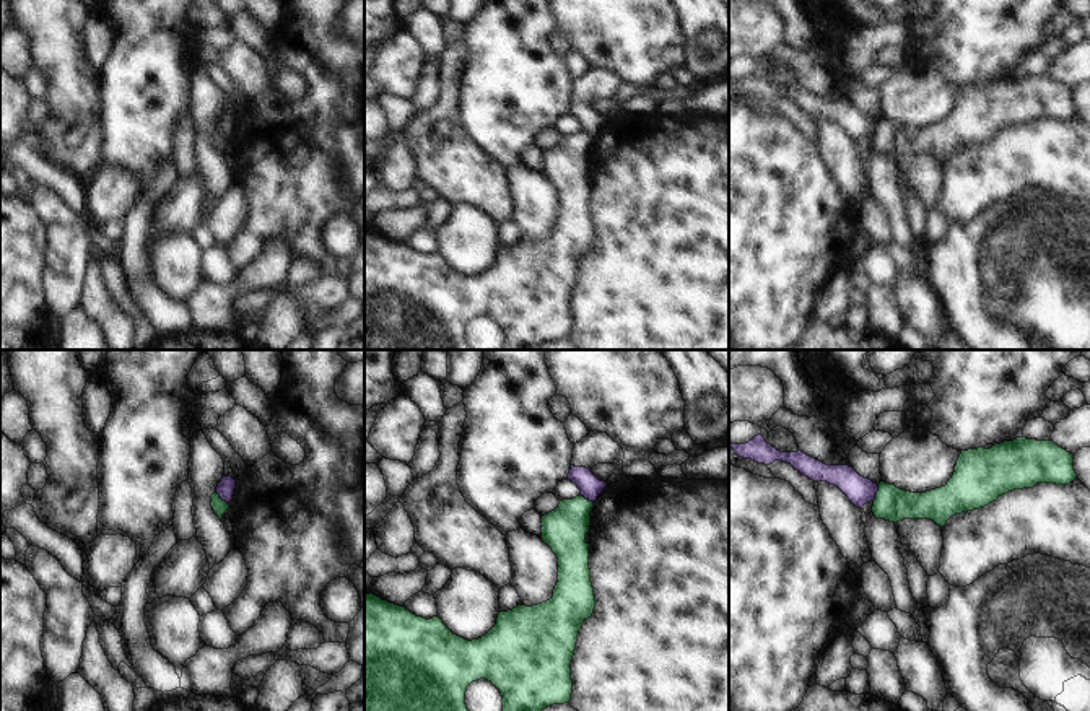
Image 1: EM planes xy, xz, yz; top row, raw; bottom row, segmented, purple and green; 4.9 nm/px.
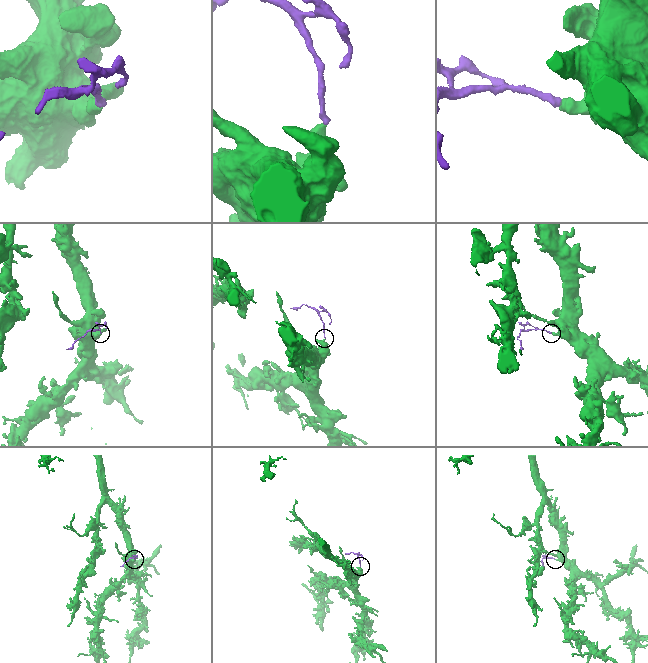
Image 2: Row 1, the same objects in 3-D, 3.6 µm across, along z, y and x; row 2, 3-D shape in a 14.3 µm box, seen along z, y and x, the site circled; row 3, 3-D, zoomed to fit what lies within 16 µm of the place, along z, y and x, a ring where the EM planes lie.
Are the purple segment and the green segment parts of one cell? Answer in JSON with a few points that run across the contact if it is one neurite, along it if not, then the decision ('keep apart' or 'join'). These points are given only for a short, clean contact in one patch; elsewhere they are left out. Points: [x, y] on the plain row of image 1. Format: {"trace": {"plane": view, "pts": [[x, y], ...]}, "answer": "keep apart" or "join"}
{"trace": {"plane": "yz", "pts": [[879, 121], [872, 135]]}, "answer": "keep apart"}

